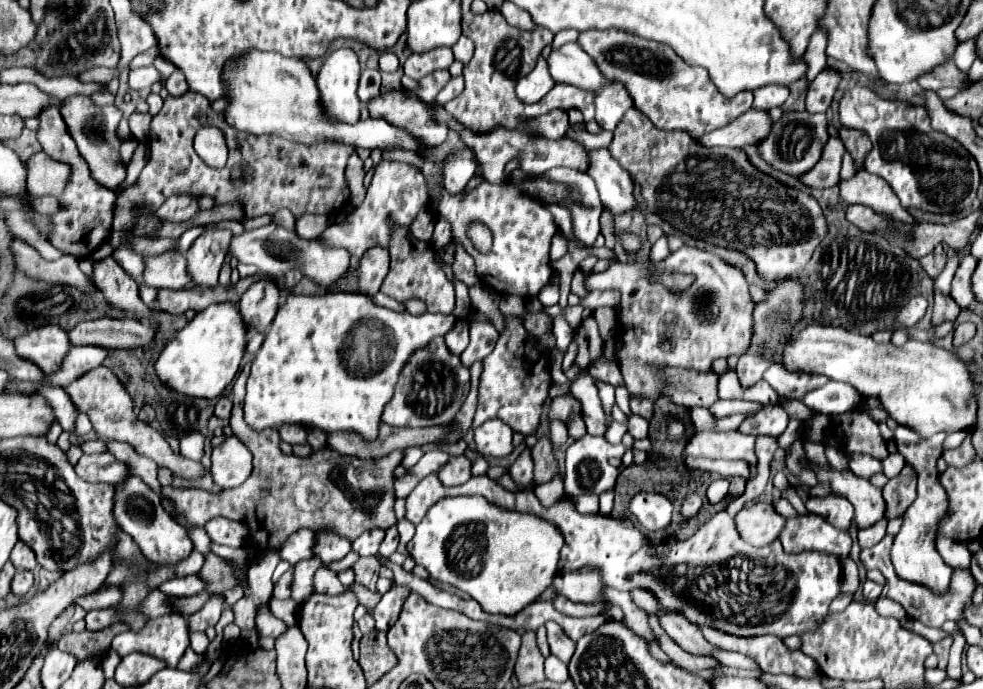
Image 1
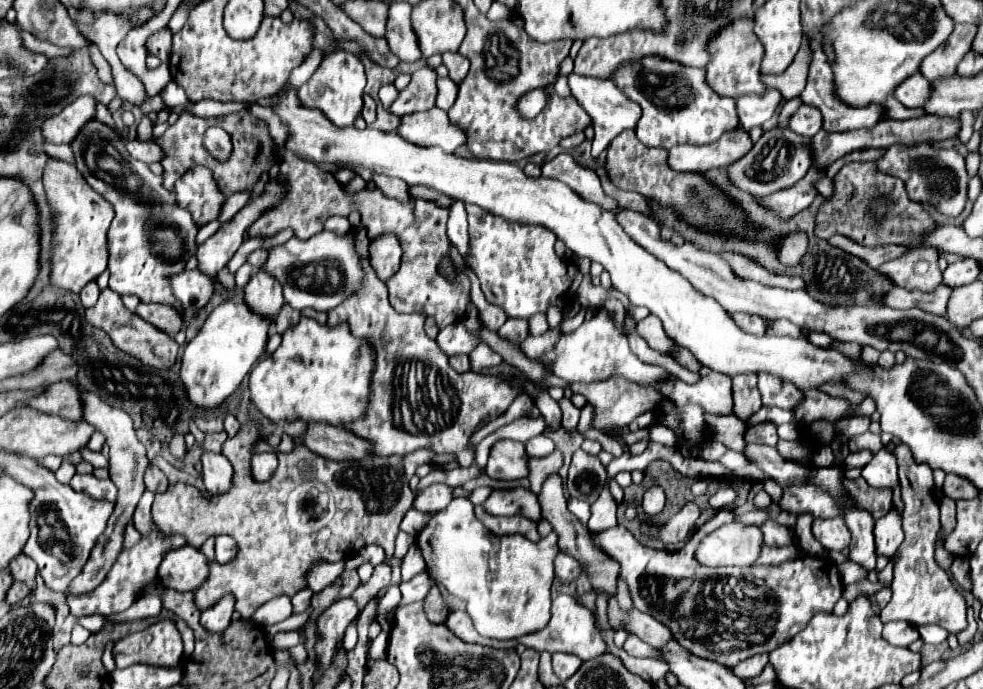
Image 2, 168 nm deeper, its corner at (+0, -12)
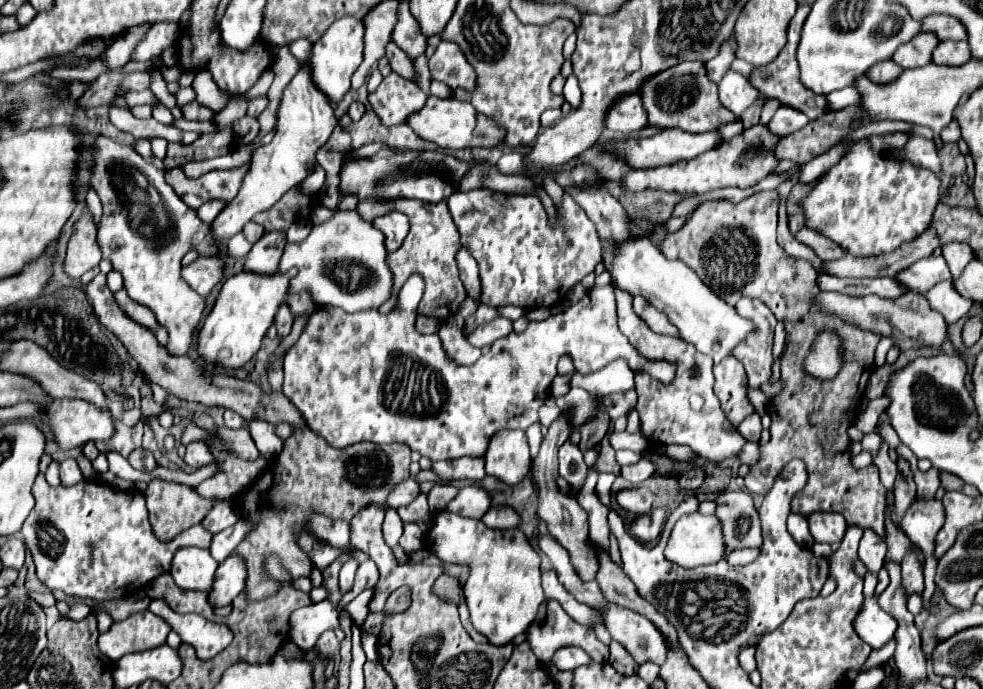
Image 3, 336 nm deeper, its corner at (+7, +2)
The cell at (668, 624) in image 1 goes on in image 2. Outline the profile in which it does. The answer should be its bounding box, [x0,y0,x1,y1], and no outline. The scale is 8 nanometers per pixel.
[607,598,671,648]

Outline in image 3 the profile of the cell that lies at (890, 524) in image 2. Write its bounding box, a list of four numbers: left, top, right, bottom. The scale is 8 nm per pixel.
[858,528,886,572]

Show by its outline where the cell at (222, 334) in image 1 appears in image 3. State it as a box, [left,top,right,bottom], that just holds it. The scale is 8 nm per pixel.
[198,272,288,370]

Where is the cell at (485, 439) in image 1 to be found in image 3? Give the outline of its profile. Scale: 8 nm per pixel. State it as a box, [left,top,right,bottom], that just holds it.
[484,430,530,484]

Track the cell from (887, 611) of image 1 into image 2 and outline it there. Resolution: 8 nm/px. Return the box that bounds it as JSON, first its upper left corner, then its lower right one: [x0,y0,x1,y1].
[879,462,967,634]

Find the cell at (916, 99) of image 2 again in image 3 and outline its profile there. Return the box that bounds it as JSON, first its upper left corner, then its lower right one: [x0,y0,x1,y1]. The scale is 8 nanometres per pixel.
[868,60,902,84]

